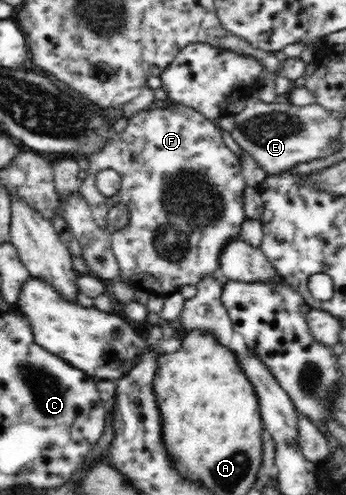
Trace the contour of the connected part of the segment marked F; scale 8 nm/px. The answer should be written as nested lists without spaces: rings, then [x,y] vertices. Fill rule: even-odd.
[[[182,104],[168,109],[138,111],[127,123],[122,133],[107,141],[99,152],[86,157],[89,167],[79,189],[99,227],[107,226],[108,212],[116,204],[124,204],[130,211],[128,225],[111,234],[112,250],[120,267],[119,279],[135,288],[164,296],[186,285],[198,286],[205,276],[221,279],[218,274],[221,250],[226,243],[239,237],[241,225],[247,220],[242,199],[246,181],[239,159],[224,144],[215,121]],[[108,168],[115,169],[122,177],[121,188],[111,197],[104,196],[96,188],[96,174]]]

